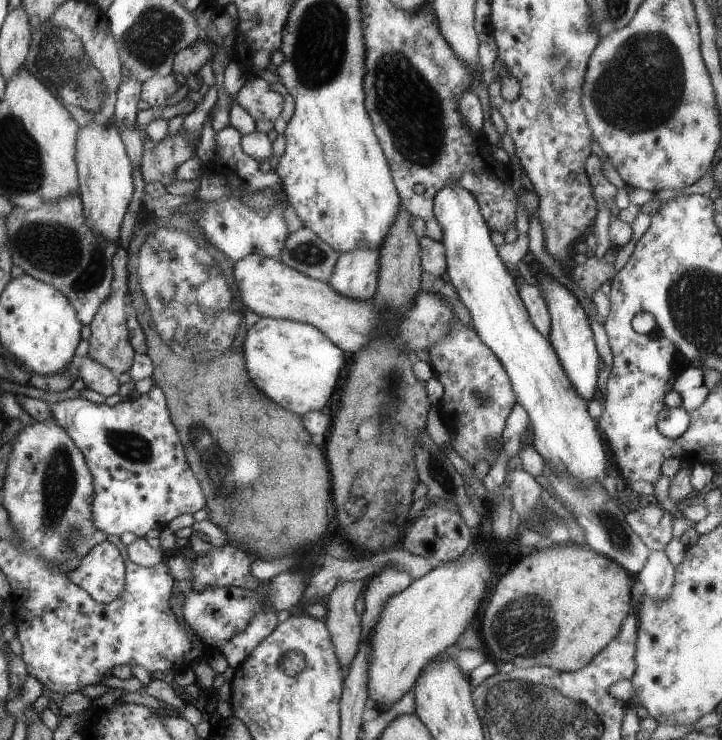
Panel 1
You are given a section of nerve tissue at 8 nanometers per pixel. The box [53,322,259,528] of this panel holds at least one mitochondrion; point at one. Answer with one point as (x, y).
(211, 458)

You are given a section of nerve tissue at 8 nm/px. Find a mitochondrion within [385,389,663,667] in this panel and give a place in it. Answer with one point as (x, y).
(525, 627)

